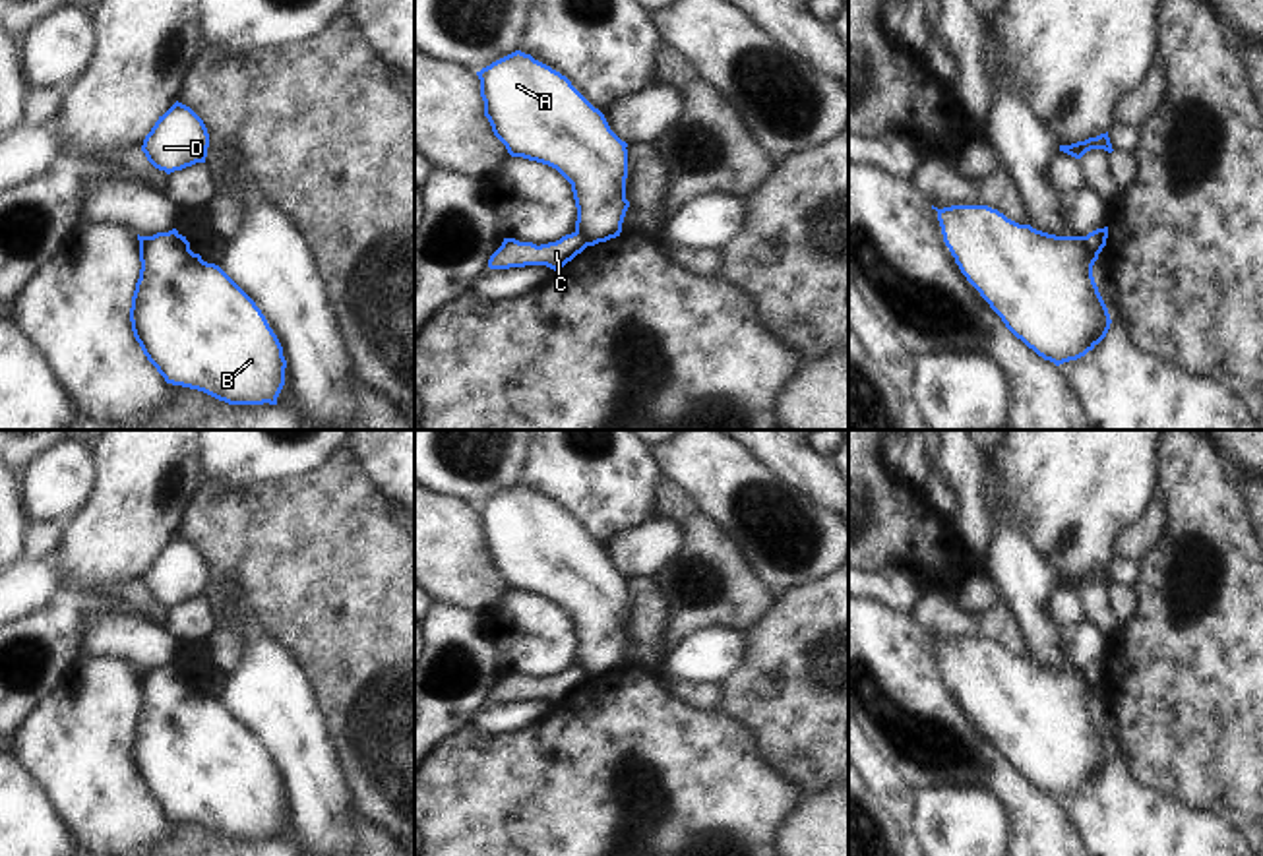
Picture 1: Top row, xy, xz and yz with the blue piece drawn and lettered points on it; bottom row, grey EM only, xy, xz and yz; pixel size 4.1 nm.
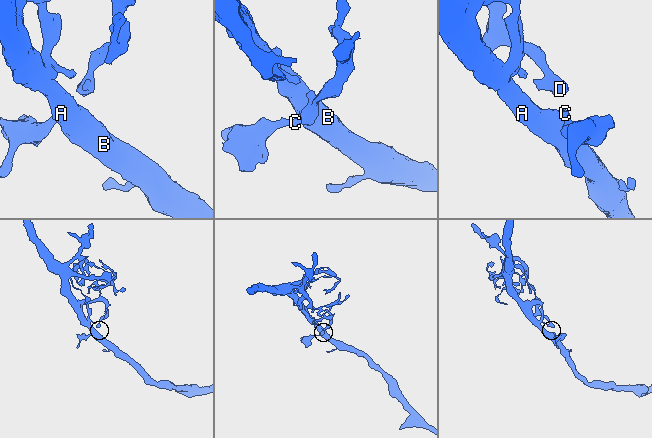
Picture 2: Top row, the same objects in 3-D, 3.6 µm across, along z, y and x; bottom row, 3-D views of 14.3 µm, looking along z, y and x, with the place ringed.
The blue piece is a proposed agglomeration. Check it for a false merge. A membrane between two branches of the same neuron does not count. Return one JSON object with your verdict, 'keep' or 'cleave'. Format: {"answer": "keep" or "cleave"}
{"answer": "cleave"}

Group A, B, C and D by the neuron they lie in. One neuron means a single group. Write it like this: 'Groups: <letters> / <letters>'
Groups: A B D / C.

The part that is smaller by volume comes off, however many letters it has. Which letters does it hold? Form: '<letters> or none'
C

